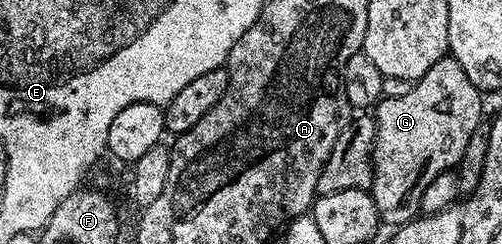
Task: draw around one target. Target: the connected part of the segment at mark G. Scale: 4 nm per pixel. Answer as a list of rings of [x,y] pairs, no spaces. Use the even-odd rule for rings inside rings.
[[[446,55],[427,71],[407,91],[407,95],[399,98],[382,96],[375,106],[375,143],[373,144],[373,202],[377,208],[377,216],[389,227],[400,227],[414,220],[421,213],[423,190],[431,187],[435,175],[450,172],[461,161],[463,150],[467,147],[467,139],[478,132],[481,121],[482,90],[467,79],[467,71],[459,67],[452,55]]]

